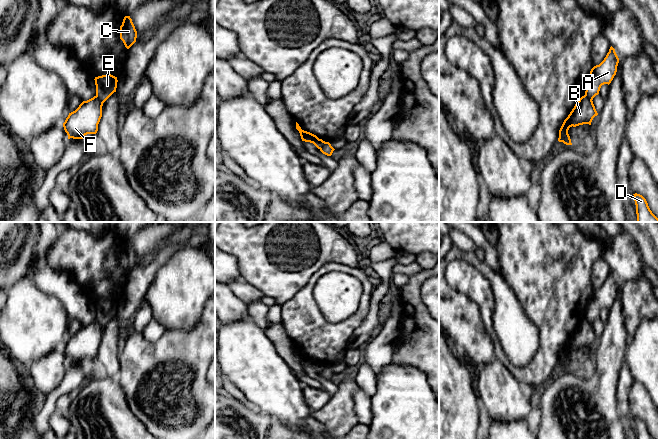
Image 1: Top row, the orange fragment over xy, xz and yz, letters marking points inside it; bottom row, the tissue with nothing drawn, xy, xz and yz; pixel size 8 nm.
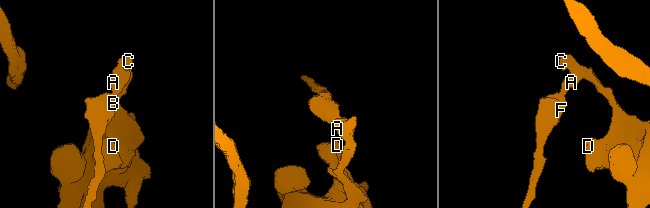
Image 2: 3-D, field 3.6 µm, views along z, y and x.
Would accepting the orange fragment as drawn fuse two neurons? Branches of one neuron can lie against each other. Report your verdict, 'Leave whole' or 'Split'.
Split

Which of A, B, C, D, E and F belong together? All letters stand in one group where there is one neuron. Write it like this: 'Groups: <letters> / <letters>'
Groups: A C D E / B F

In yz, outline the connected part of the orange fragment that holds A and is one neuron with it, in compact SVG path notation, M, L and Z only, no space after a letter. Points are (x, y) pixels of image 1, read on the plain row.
M611 270L604 284L594 290L587 303L585 320L590 324L599 318L600 312L604 308L610 308L617 296L619 282L615 273Z

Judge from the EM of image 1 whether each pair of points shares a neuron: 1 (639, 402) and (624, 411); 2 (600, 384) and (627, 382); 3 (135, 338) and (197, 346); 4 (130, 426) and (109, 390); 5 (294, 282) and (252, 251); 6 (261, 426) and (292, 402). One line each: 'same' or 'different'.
1: different
2: different
3: same
4: same
5: same
6: different

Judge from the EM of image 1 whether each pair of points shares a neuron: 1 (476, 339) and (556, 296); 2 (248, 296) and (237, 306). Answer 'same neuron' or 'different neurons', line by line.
1: different neurons
2: different neurons

